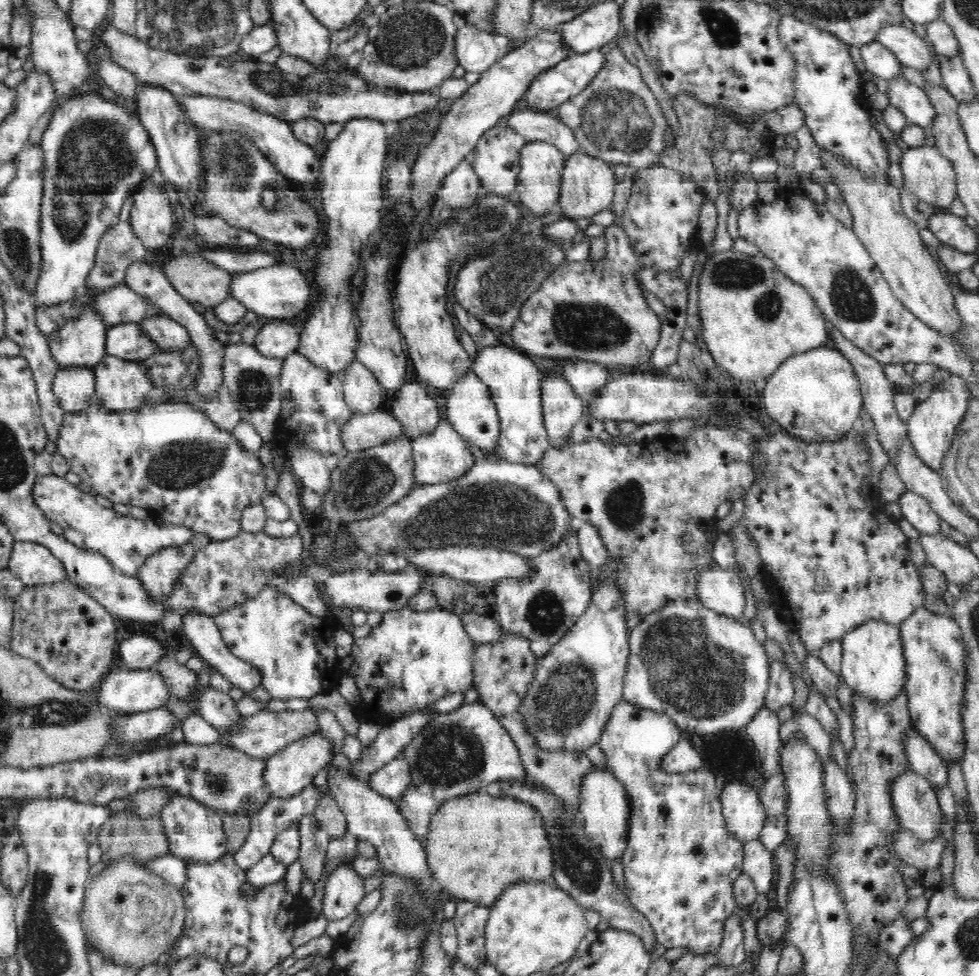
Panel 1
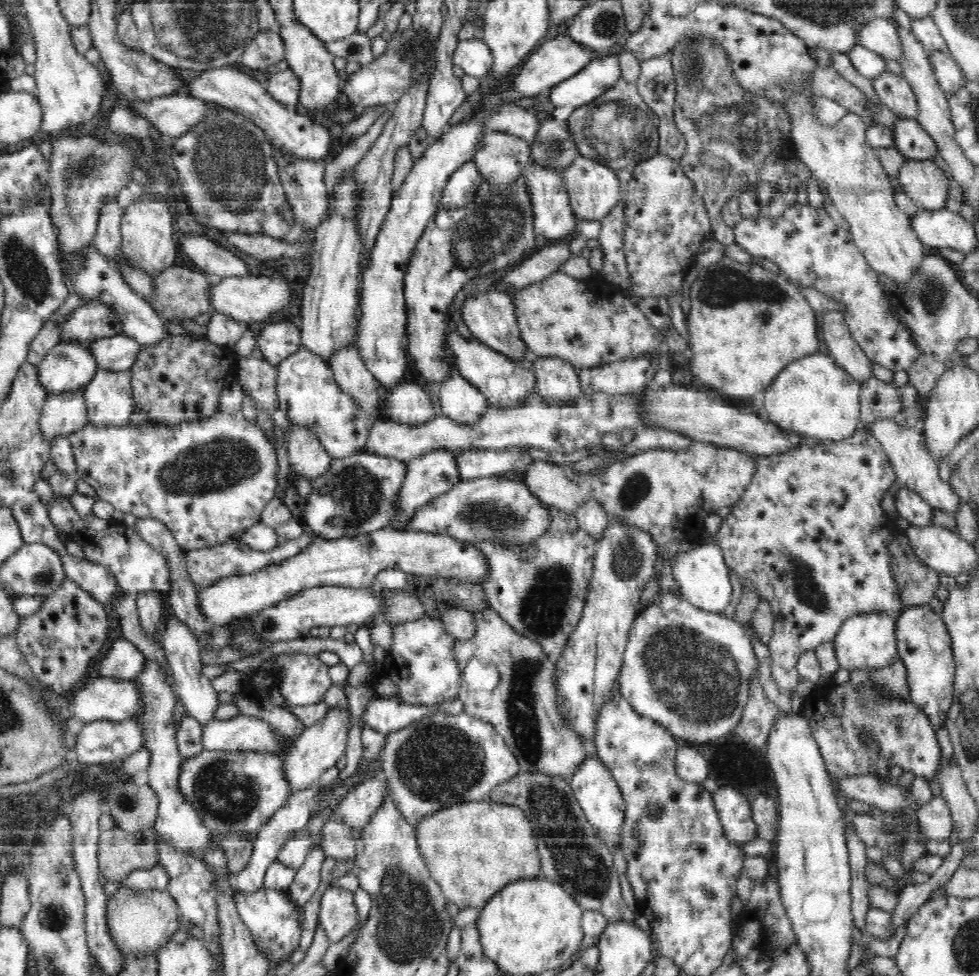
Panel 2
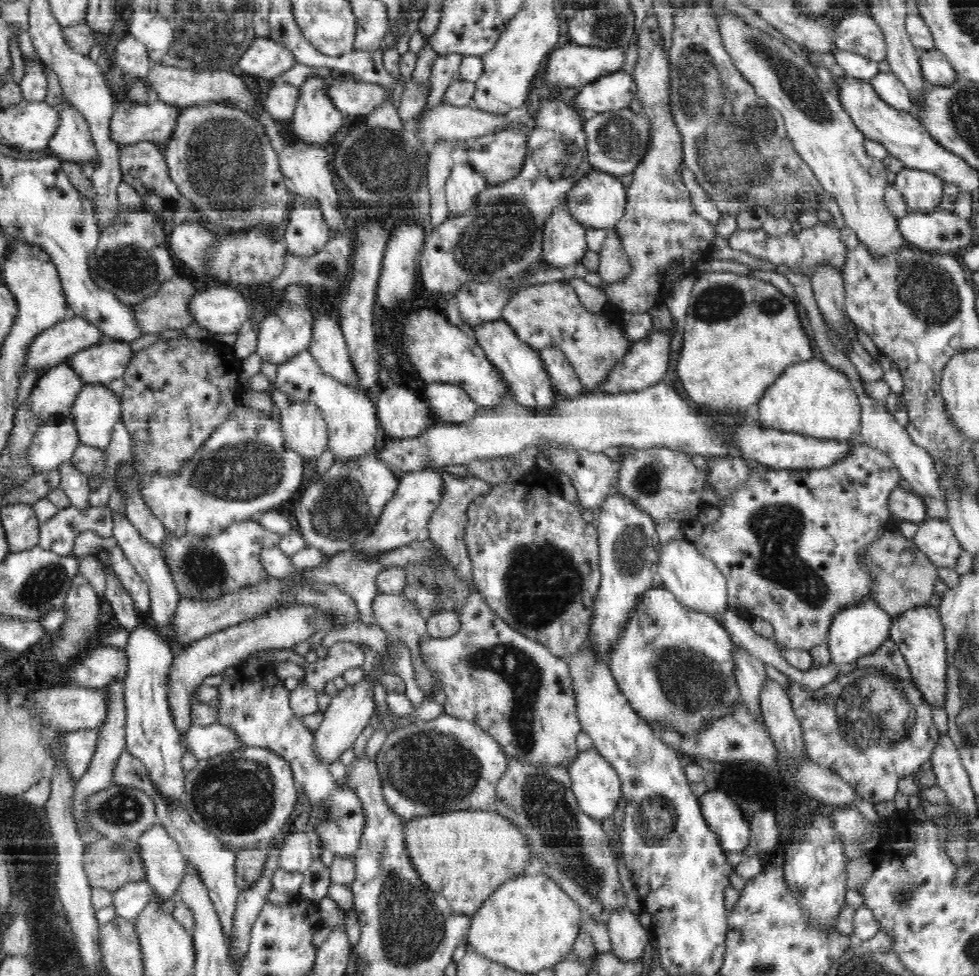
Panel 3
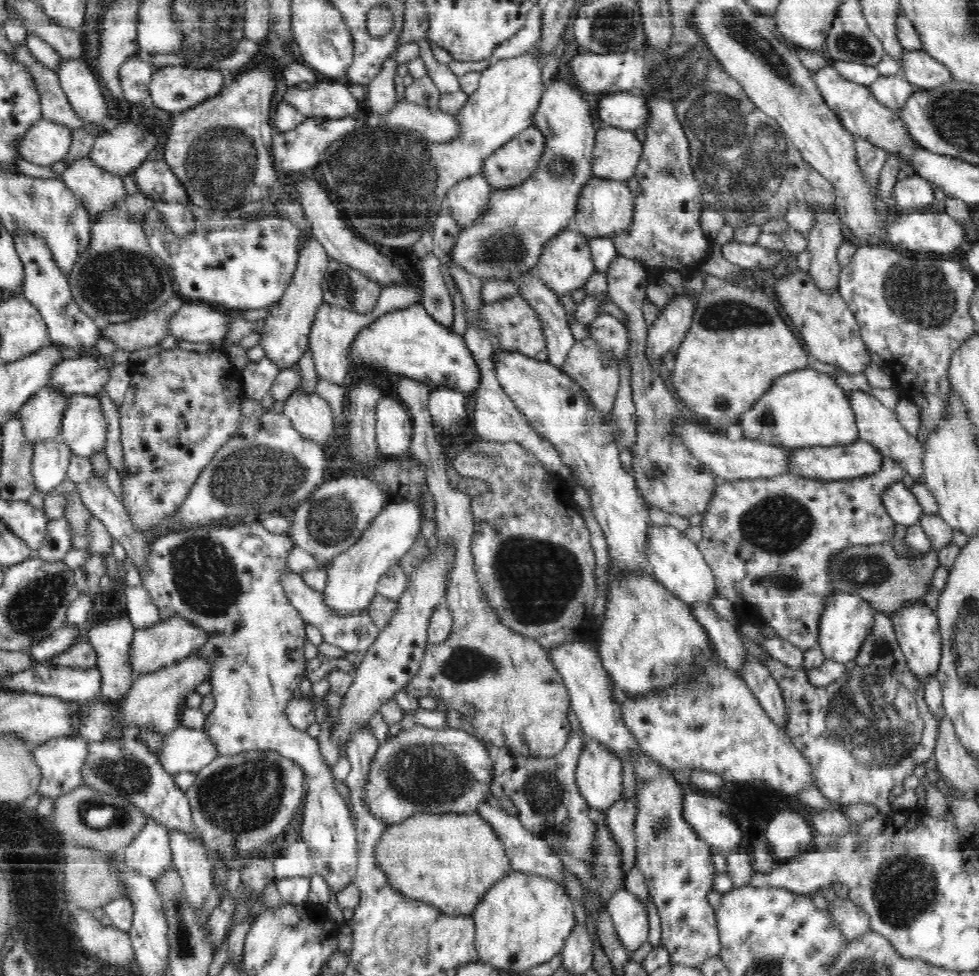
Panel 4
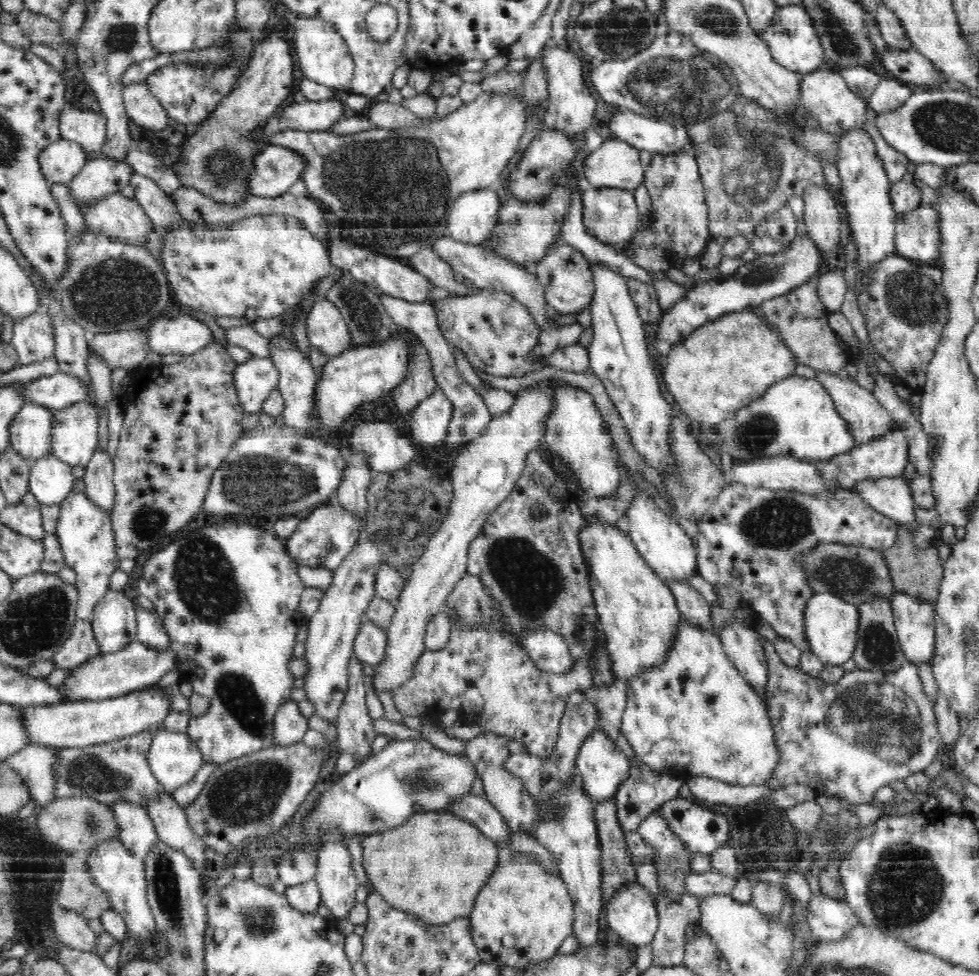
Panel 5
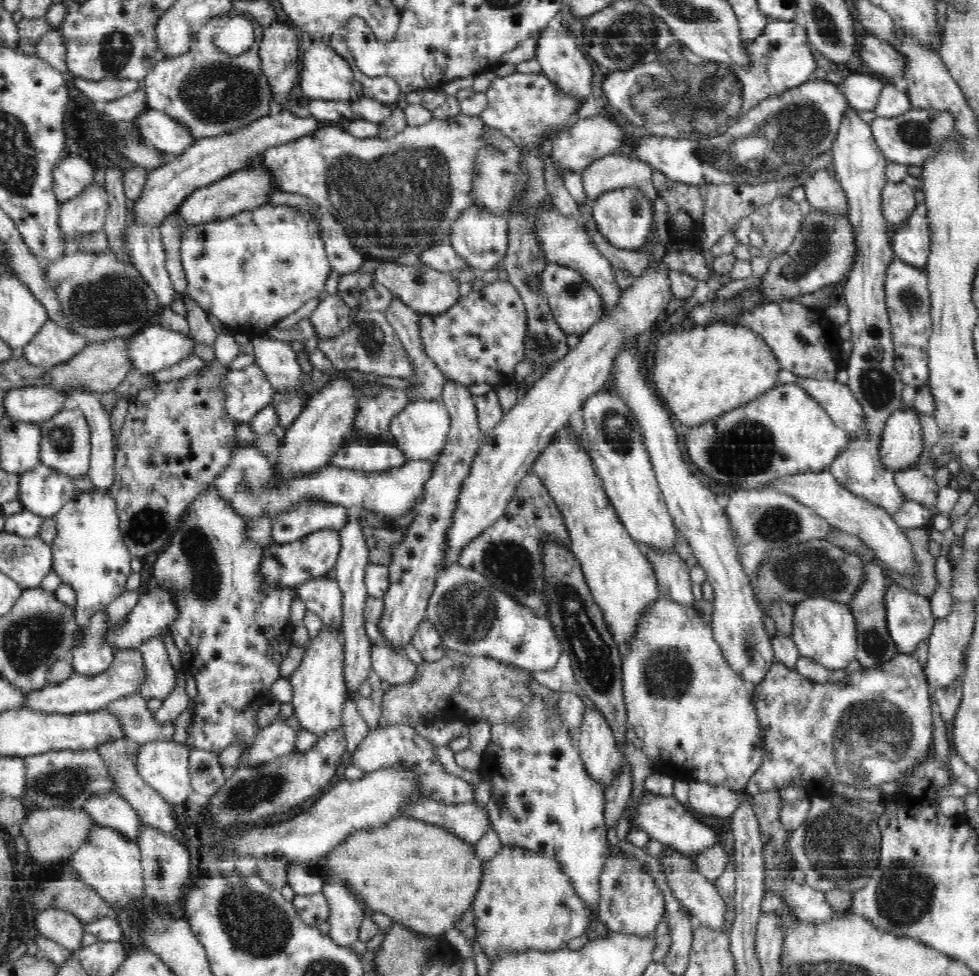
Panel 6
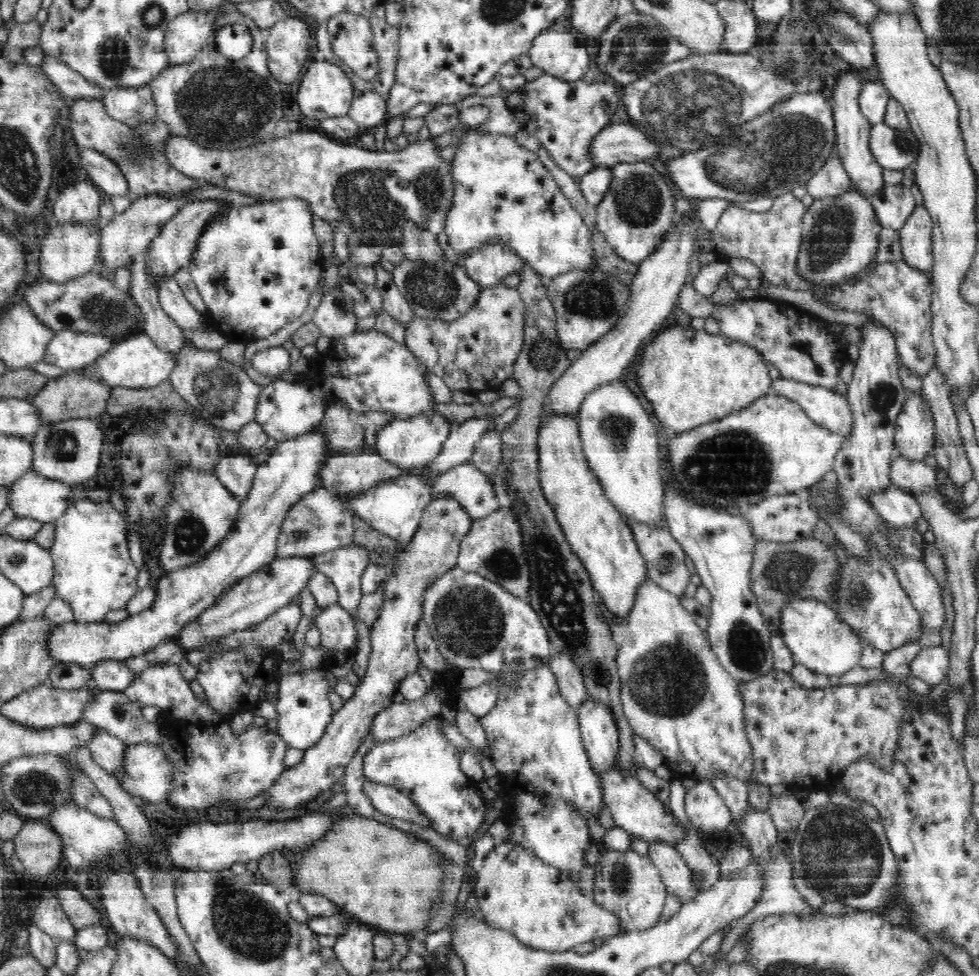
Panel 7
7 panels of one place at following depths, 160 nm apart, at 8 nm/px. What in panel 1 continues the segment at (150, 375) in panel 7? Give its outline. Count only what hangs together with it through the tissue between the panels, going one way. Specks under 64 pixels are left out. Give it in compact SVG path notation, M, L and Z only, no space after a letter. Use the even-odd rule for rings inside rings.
M278 264L278 266L239 273L230 282L229 296L242 302L244 307L260 316L284 319L286 316L296 316L302 310L306 310L312 298L312 286L310 278L306 278L300 268L290 264Z

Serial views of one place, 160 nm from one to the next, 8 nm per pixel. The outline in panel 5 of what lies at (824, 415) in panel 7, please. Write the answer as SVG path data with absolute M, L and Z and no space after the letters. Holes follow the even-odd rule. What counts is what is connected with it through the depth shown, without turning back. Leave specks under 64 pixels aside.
M818 372L814 378L818 379L820 384L822 384L822 388L830 393L830 400L834 401L834 409L836 409L836 412L840 414L842 420L846 423L856 444L861 445L882 438L894 425L890 414L888 414L886 408L884 408L876 397L872 395L872 391L864 389L864 387L858 385L856 381L852 381L850 378L839 378L836 374L820 372Z

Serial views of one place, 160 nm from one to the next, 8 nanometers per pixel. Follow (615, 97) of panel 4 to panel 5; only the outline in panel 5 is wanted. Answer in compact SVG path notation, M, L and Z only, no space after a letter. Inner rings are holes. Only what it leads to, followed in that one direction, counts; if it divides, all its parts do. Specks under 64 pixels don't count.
M619 109L608 124L616 138L630 143L639 151L666 155L684 151L695 158L695 148L687 129L673 125L673 122L632 114L626 109Z

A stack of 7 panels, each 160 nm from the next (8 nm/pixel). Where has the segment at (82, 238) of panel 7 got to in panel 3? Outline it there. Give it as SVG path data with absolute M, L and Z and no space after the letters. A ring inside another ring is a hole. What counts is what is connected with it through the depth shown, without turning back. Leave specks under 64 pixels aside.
M158 98L145 104L118 103L112 116L110 137L114 139L114 144L118 145L118 148L121 148L122 145L136 145L140 141L150 141L155 145L168 142L177 126L180 109L176 106L168 106L164 102L160 102Z

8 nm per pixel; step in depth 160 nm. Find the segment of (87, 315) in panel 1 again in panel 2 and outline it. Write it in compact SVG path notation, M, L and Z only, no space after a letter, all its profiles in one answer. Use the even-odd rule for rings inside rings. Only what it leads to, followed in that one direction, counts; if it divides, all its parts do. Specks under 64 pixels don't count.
M60 341L37 364L38 380L46 389L46 396L52 393L63 393L83 389L98 370L98 363L91 356L89 341Z

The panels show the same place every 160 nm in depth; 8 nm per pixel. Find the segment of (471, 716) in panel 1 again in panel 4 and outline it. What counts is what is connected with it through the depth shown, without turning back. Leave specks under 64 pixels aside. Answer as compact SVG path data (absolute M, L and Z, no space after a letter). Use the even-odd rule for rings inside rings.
M420 725L402 728L396 736L379 744L363 783L364 806L388 825L405 821L414 814L478 813L479 807L487 802L494 766L493 755L476 734L449 725L439 729Z

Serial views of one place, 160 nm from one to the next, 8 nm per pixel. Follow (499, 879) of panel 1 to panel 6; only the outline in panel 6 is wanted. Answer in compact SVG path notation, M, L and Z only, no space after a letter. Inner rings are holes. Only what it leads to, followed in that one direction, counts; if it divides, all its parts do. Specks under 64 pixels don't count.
M399 816L384 826L354 831L342 844L334 847L328 856L328 866L330 874L336 876L332 880L340 881L360 894L368 908L382 912L398 924L406 925L420 934L435 936L459 922L478 892L484 861L474 848L475 845L456 837L454 833L446 832L446 829Z

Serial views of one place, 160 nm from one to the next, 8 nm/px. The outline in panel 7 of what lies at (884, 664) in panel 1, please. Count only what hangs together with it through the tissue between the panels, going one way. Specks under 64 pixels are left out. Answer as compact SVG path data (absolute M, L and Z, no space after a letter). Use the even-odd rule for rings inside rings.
M800 599L782 606L779 634L790 649L795 665L802 665L814 673L835 680L838 676L859 666L862 646L854 629L842 624L831 604L815 599Z

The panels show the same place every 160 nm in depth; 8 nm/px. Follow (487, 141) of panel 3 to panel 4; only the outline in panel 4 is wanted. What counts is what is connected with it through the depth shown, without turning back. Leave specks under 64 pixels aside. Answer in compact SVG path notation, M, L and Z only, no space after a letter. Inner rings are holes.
M530 127L492 153L484 162L481 176L493 189L516 188L534 176L533 170L537 168L544 150L545 135Z

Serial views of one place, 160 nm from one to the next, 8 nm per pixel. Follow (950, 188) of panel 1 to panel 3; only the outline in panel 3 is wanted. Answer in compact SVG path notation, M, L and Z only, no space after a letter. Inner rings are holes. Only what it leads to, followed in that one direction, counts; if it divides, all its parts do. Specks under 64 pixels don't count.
M904 167L896 174L894 188L902 194L910 212L931 212L942 200L944 183L929 172Z

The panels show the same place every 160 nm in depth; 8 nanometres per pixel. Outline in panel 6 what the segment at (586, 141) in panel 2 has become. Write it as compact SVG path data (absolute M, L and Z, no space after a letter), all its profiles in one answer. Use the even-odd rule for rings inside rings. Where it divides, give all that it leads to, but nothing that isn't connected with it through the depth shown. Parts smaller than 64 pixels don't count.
M609 154L597 158L583 170L583 190L591 200L612 190L641 188L646 198L656 200L659 194L652 184L652 171L647 162L633 156Z

